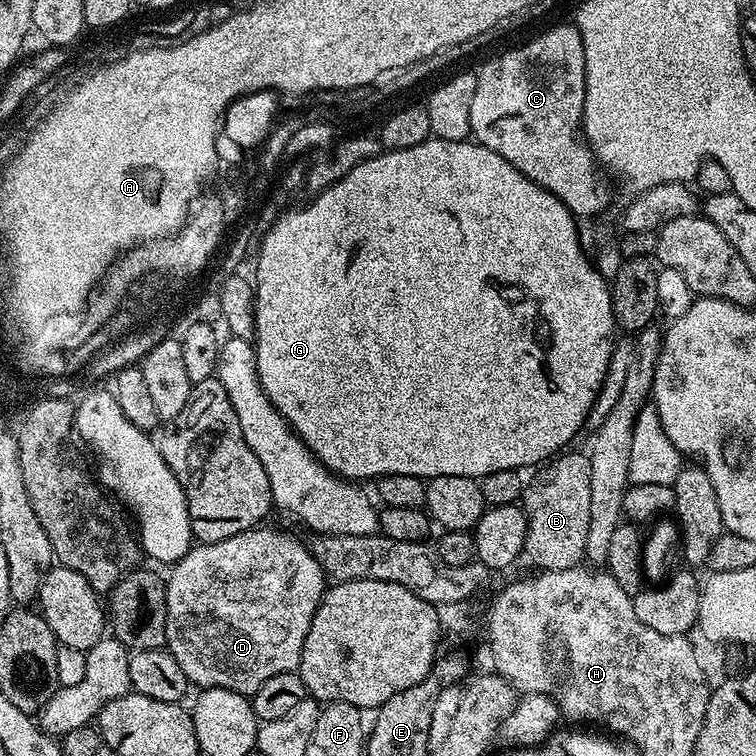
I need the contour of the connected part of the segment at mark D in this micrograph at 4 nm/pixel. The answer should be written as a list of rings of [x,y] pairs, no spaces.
[[[257,526],[213,544],[197,543],[166,576],[166,648],[193,685],[251,694],[274,674],[295,672],[316,608],[324,599],[326,575],[304,540]]]

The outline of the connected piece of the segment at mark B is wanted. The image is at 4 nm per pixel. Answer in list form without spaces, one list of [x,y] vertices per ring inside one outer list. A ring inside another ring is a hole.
[[[565,451],[563,454],[557,455],[553,464],[548,464],[533,480],[525,487],[522,497],[522,507],[525,514],[528,515],[528,529],[526,530],[526,542],[524,543],[524,556],[532,559],[533,569],[543,570],[545,572],[553,572],[554,570],[566,570],[567,568],[579,565],[585,559],[584,547],[586,546],[586,530],[590,530],[590,462],[587,455],[583,451],[572,452]]]

